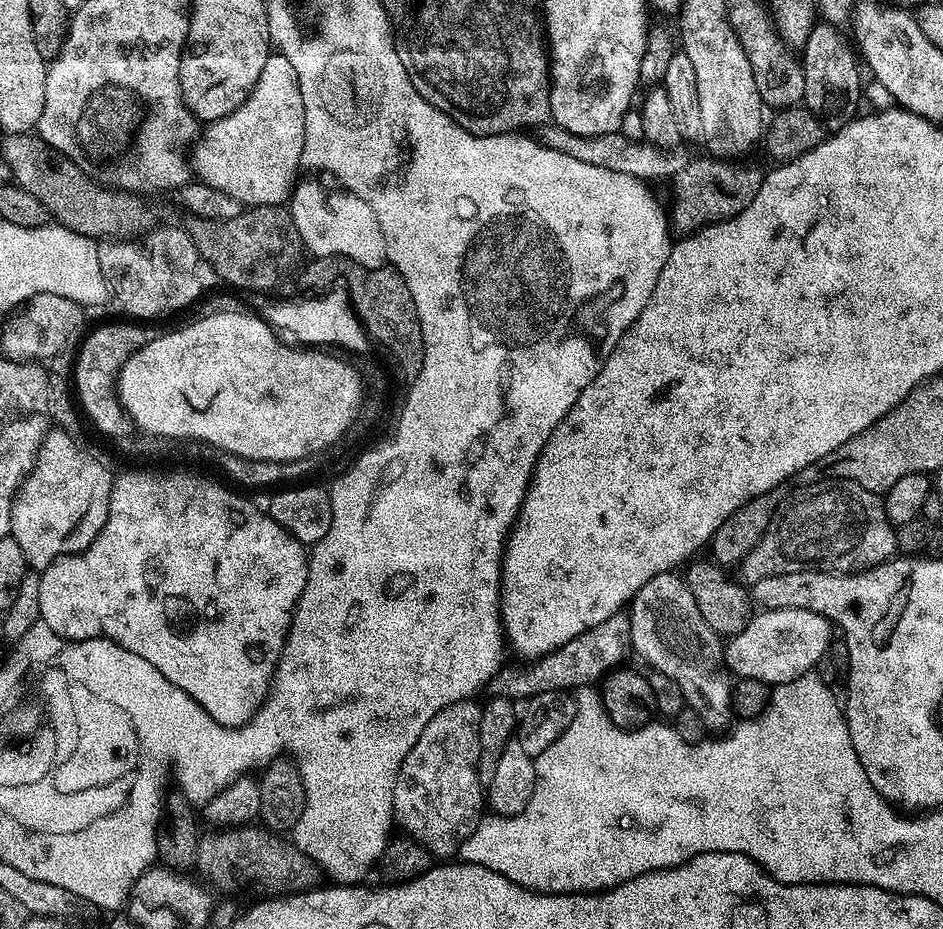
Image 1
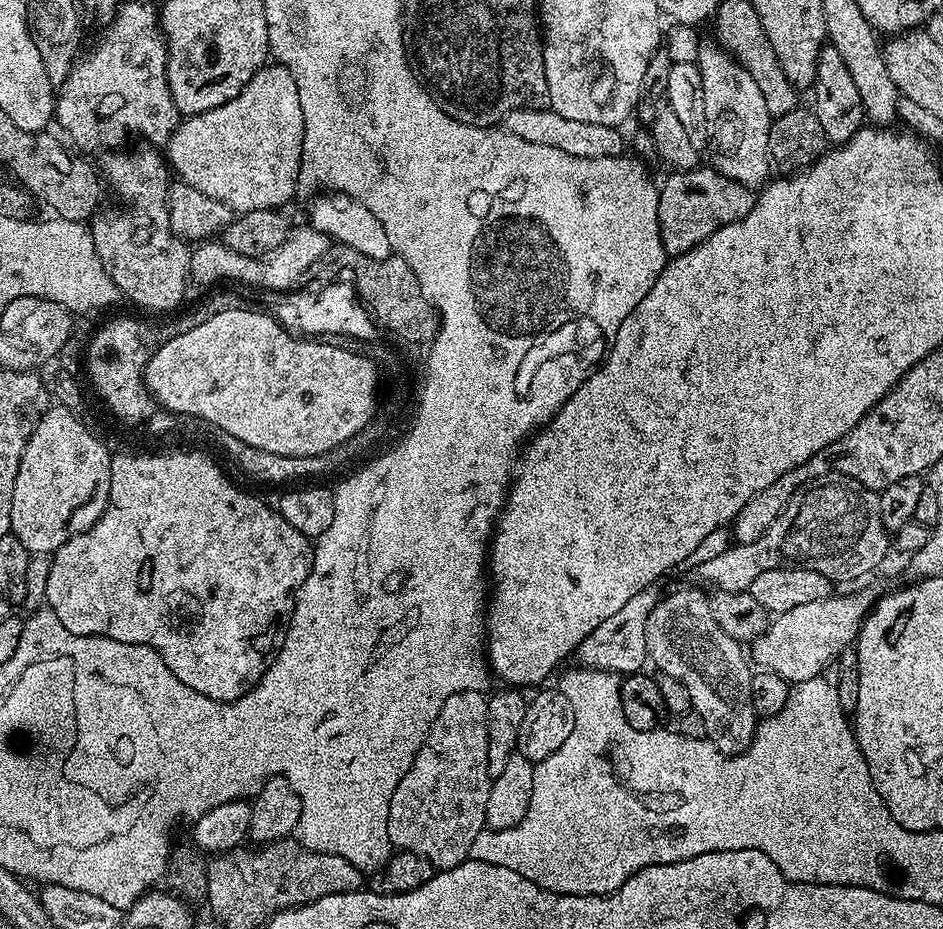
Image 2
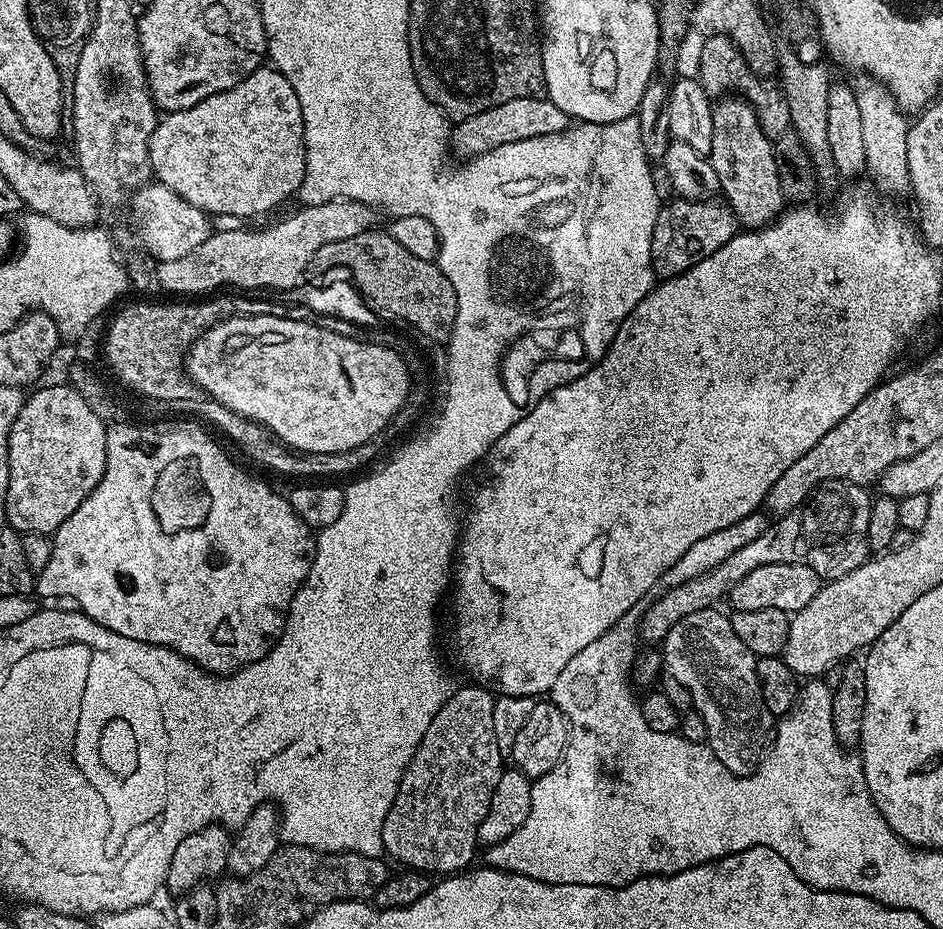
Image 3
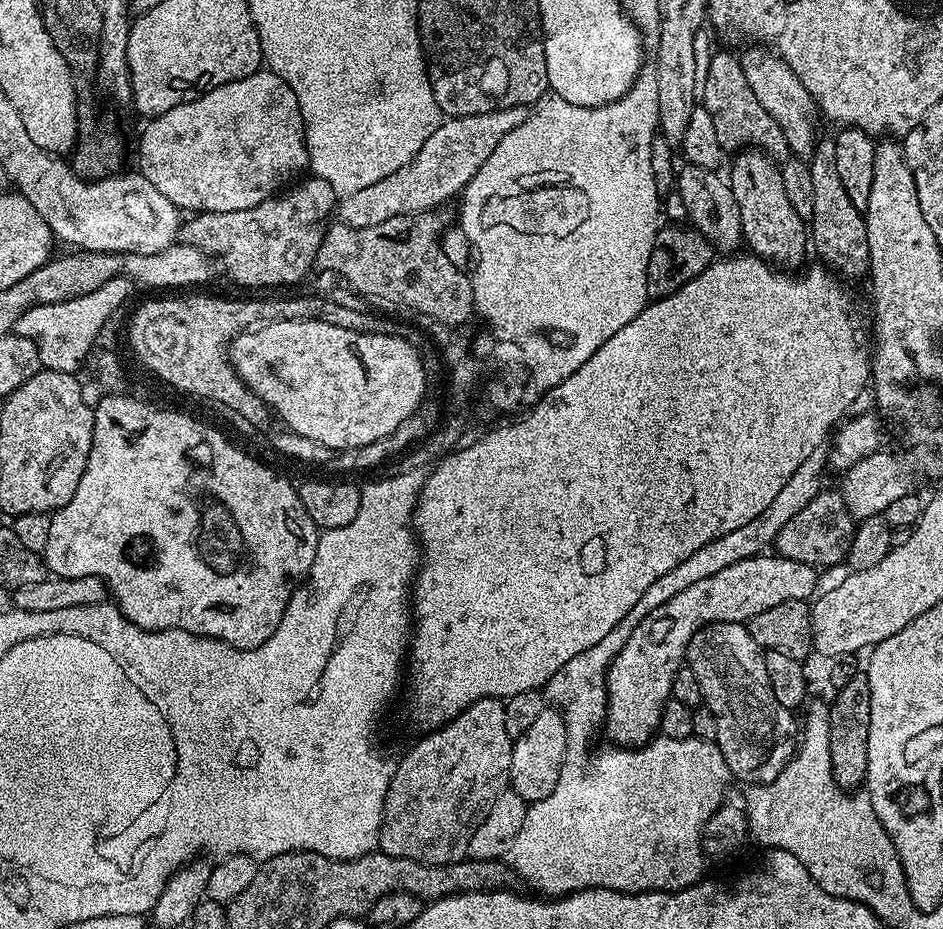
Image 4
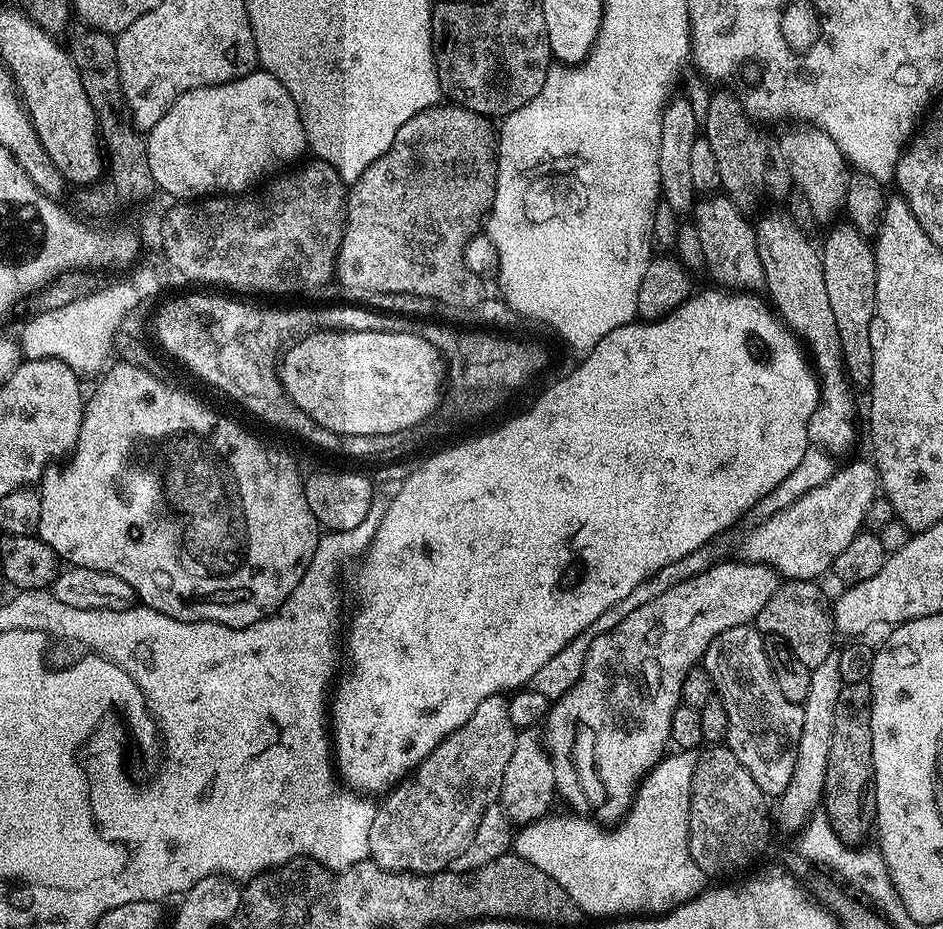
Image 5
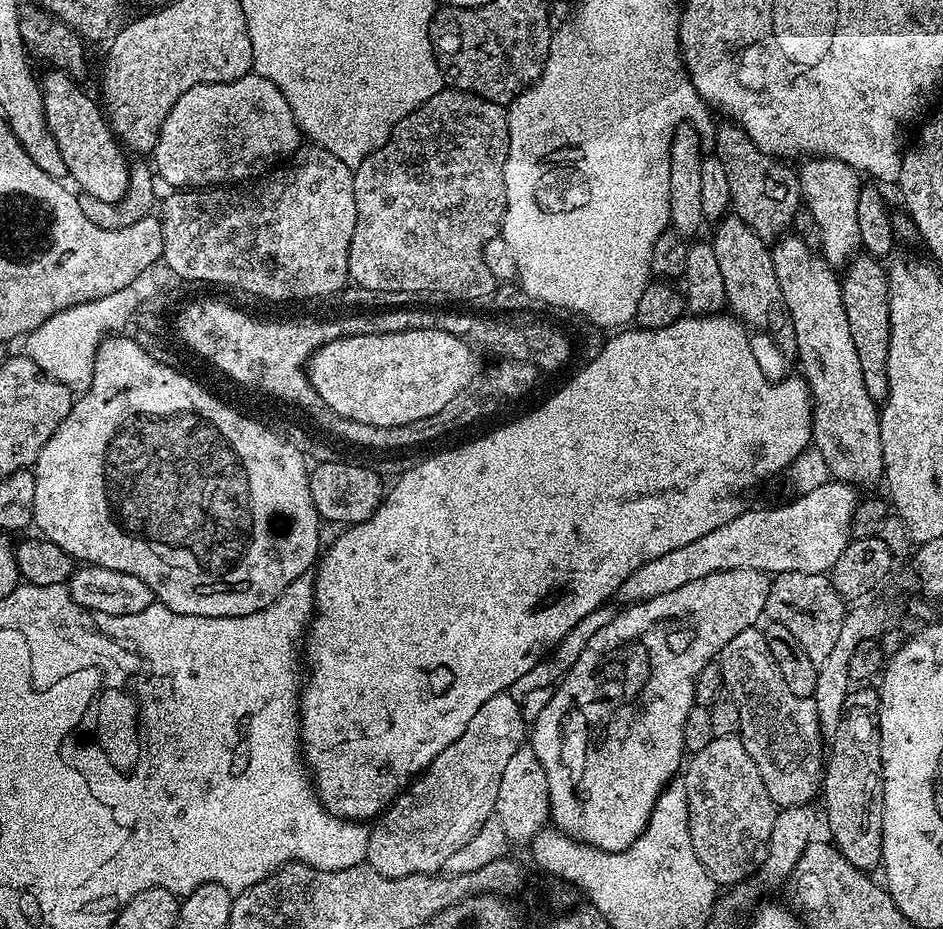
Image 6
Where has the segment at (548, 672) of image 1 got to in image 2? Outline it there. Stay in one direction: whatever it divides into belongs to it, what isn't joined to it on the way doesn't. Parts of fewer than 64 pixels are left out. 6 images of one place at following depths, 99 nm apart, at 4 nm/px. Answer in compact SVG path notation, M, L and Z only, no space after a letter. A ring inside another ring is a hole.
M653 586L646 590L638 590L630 602L626 602L606 622L590 630L587 638L576 647L575 659L585 668L597 668L603 672L617 674L636 674L643 664L649 663L648 647L646 646L646 618L650 618L650 610L659 602L662 592Z

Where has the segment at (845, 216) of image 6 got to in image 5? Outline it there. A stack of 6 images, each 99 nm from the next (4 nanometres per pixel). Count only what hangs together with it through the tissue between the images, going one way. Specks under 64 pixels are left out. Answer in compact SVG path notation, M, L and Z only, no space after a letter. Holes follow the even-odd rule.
M809 122L793 124L795 124L793 128L786 129L781 136L778 136L778 143L788 163L793 185L806 194L817 221L824 222L843 205L850 165L844 159L842 150L838 150L834 138L830 138L830 134L826 134Z

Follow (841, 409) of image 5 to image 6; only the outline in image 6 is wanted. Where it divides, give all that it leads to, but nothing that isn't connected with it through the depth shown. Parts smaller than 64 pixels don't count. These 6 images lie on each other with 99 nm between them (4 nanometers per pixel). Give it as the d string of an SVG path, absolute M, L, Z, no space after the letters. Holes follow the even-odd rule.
M795 234L779 237L771 245L771 250L774 275L778 278L778 286L782 286L782 298L786 302L786 310L790 310L794 326L795 355L800 356L799 371L812 398L812 444L820 451L822 458L826 458L828 474L833 481L853 486L879 481L884 475L880 408L877 401L866 394L858 350L854 350L854 338L850 335L850 324L846 322L845 307L842 306L837 269L831 268L817 249L806 246L806 242L802 242L802 238Z

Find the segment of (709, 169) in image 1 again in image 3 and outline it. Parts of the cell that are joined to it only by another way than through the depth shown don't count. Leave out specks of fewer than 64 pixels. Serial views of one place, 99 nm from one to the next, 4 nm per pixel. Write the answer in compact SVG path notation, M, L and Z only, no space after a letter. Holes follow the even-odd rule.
M673 198L668 200L661 207L650 238L650 262L653 277L669 280L672 276L690 270L690 266L702 262L702 258L710 258L710 254L722 250L722 246L726 246L726 242L730 242L736 236L737 231L736 215L723 199Z

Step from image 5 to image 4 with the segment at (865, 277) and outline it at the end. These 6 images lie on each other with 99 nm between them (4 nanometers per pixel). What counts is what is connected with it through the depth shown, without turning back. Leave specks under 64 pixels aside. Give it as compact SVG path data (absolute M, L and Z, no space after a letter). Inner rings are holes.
M820 138L812 151L810 178L814 178L814 214L810 221L810 244L821 256L823 263L845 281L853 282L859 276L868 276L870 246L866 238L866 222L861 209L850 202L846 186L838 178L838 166L834 162L834 139Z

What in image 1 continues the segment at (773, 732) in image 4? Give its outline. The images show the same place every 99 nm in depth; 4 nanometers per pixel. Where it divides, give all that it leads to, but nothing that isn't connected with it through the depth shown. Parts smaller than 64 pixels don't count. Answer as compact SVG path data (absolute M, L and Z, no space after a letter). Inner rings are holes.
M670 571L650 578L650 582L646 582L646 586L642 586L642 590L638 590L638 594L632 597L626 615L630 622L631 651L637 652L645 660L643 663L647 667L656 668L662 674L666 674L666 678L674 678L674 682L678 682L685 705L694 709L698 718L702 718L705 729L727 729L728 719L733 719L734 713L732 684L722 671L722 640L713 628L706 626L702 614L698 614L698 602L694 602L694 594L690 594L690 590L684 585L683 575Z

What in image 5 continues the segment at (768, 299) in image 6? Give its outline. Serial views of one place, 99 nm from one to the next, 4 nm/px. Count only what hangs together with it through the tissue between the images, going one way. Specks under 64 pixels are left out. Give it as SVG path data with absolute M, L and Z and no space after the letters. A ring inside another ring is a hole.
M704 194L697 199L690 213L691 221L698 228L703 266L708 267L717 285L730 290L756 290L764 283L756 230L753 221L744 217L744 212L745 209L727 194Z

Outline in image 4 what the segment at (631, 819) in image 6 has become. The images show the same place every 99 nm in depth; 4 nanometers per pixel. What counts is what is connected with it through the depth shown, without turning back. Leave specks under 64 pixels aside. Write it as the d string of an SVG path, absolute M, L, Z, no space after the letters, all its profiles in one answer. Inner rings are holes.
M779 554L751 556L694 586L686 586L682 594L674 594L658 610L646 614L634 634L630 634L626 646L610 662L606 673L608 706L604 713L603 735L608 735L613 745L635 748L647 744L657 735L662 718L662 706L671 697L674 674L685 663L690 638L707 624L744 624L762 610L778 606L782 602L807 601L808 584L818 576L811 564L803 564Z

